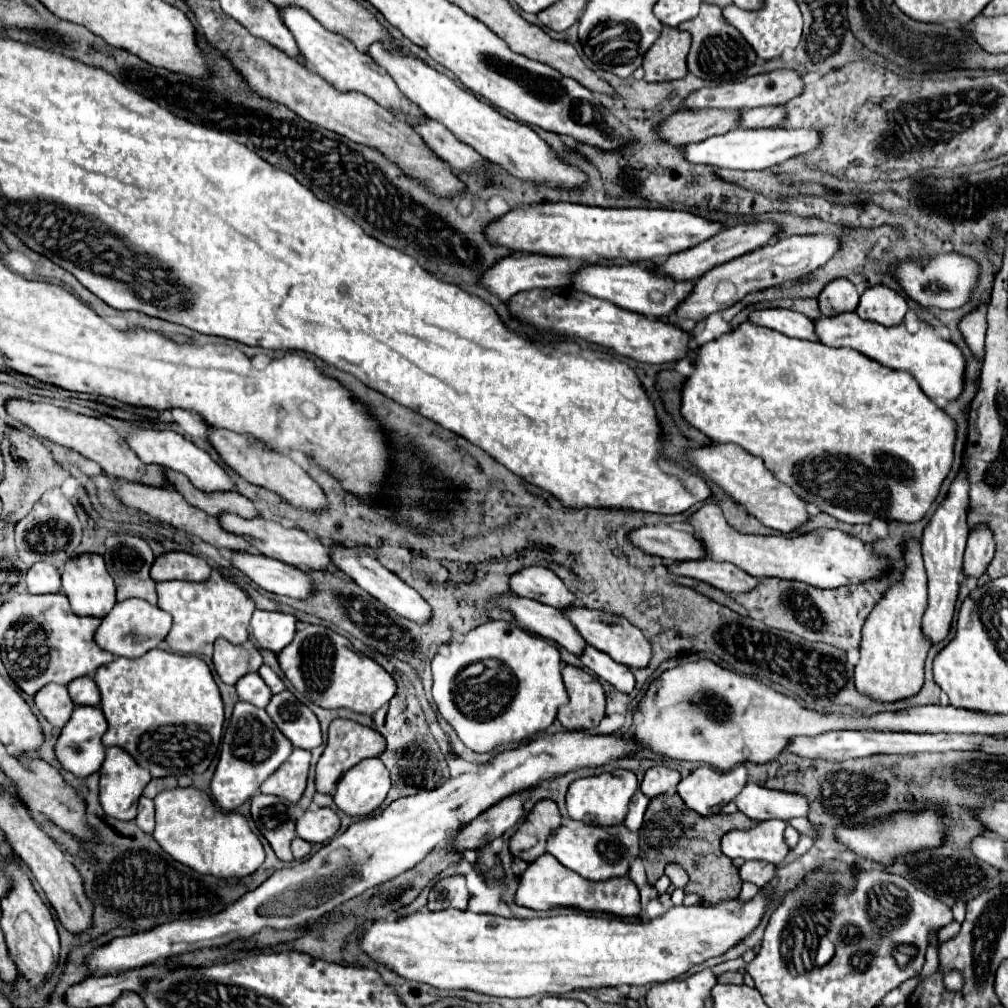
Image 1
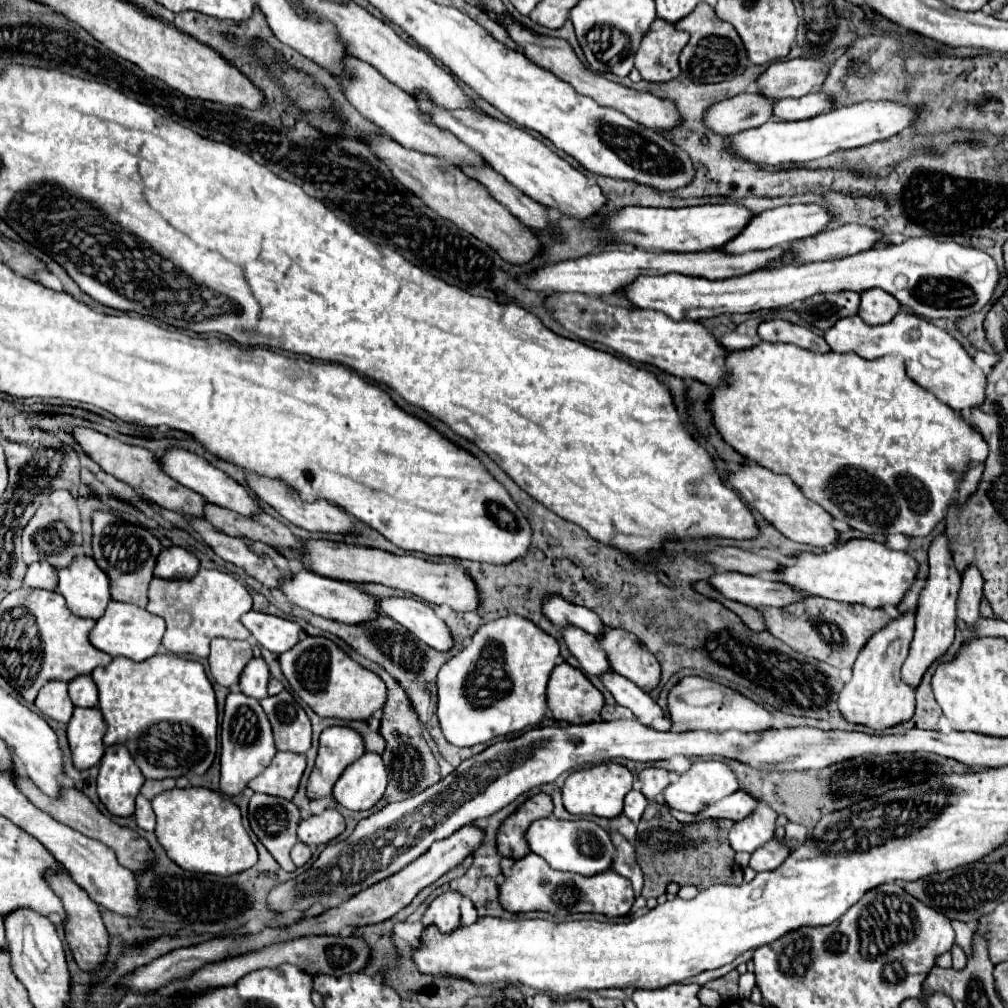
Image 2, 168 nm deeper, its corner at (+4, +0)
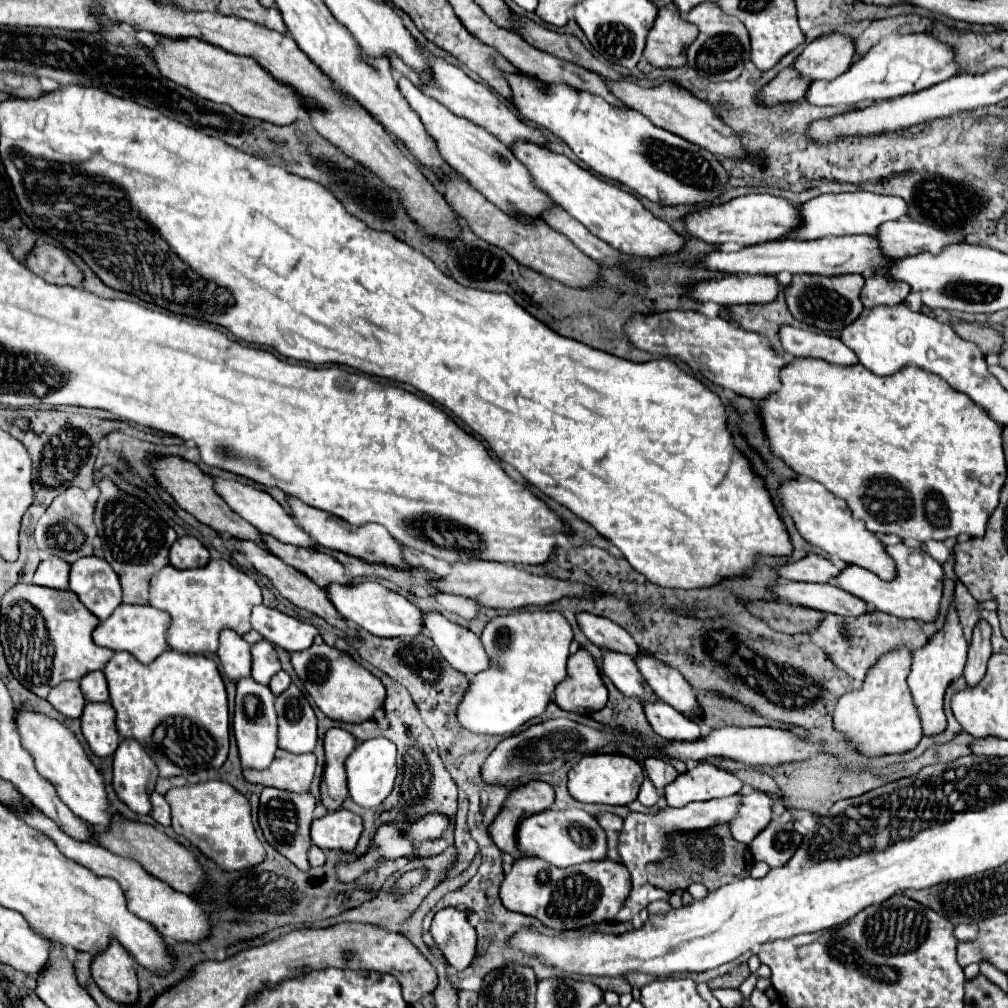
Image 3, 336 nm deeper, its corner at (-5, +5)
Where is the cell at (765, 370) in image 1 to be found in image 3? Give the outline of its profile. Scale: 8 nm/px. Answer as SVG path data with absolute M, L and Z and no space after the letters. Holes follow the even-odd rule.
M795 358L793 362L785 364L781 368L781 390L771 392L767 398L759 400L759 418L763 422L765 436L769 440L771 452L781 458L795 474L807 476L811 480L821 482L833 496L847 502L849 510L857 520L863 520L871 532L883 532L883 534L897 534L903 540L945 540L949 536L983 536L985 524L997 506L1001 484L1005 482L1005 456L1001 446L1001 426L991 420L983 408L979 408L975 402L971 402L969 396L953 390L945 380L939 376L933 376L931 372L925 372L923 368L915 364L905 364L899 372L891 376L877 376L871 370L867 370L863 364L851 364L851 366L839 366L831 364L821 358Z

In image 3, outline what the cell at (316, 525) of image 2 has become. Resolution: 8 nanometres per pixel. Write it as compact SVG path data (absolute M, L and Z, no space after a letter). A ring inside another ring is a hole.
M287 496L287 502L293 510L293 518L297 520L297 524L315 540L319 542L321 546L327 546L327 548L333 548L333 550L341 550L345 554L351 554L351 556L357 556L361 560L367 560L367 562L377 562L377 564L389 564L389 566L399 566L399 568L409 568L409 564L403 560L401 556L401 550L397 546L397 540L393 540L389 536L389 532L379 526L379 524L363 524L363 526L351 526L349 522L341 520L339 516L333 516L325 510L319 510L319 508L313 508L309 504L303 504L299 498L295 496Z

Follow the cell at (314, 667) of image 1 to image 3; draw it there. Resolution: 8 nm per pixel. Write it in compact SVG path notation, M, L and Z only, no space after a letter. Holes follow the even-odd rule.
M313 644L307 650L291 654L291 664L301 678L305 690L313 696L315 704L321 708L321 712L339 722L359 724L373 716L377 708L385 702L385 686L377 676L373 676L369 670L365 670L359 662L355 662L347 652L341 652L327 644Z

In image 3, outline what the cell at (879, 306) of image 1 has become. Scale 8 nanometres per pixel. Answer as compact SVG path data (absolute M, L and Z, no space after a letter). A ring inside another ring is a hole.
M871 276L865 280L865 290L861 292L861 300L865 308L897 306L905 302L907 294L909 294L909 284L885 284L885 280L877 280L877 276Z

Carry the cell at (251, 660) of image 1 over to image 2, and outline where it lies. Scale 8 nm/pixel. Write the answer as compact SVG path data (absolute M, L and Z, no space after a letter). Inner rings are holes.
M214 639L210 645L210 673L218 685L236 689L238 679L246 663L252 659L252 647L248 641Z

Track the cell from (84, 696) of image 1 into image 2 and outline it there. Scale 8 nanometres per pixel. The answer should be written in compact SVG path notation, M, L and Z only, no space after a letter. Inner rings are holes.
M80 675L68 683L70 699L76 707L96 707L98 705L98 689L90 675Z

